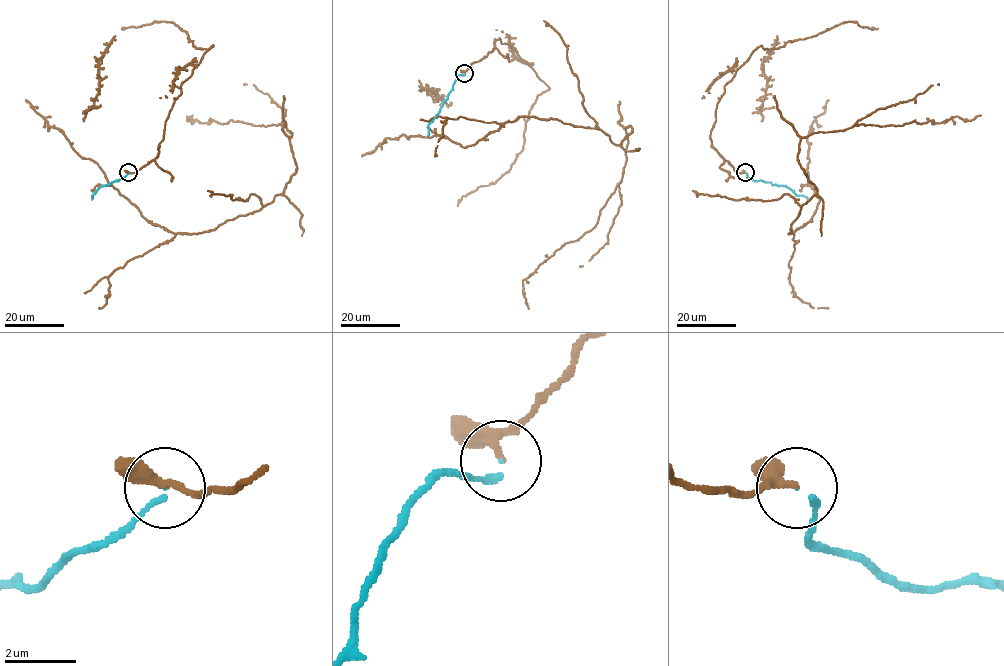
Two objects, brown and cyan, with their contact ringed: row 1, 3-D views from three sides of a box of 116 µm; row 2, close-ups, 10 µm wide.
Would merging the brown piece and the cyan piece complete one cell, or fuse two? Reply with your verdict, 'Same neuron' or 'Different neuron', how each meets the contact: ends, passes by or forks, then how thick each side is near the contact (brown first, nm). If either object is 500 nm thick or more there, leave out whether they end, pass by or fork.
Same neuron. At the ring brown passes by. At the ring cyan ends. Thickness 200 nm (brown) against 140 nm

